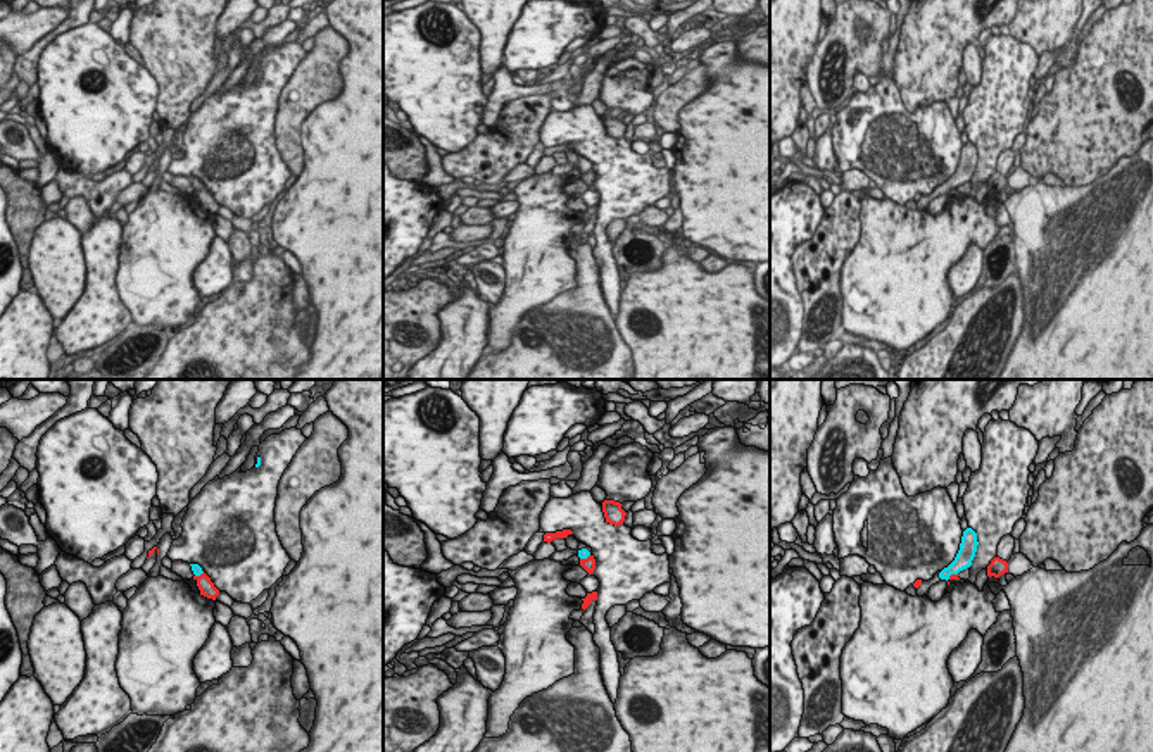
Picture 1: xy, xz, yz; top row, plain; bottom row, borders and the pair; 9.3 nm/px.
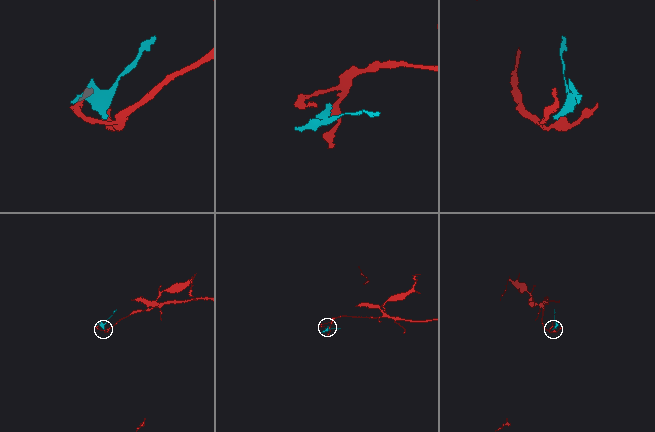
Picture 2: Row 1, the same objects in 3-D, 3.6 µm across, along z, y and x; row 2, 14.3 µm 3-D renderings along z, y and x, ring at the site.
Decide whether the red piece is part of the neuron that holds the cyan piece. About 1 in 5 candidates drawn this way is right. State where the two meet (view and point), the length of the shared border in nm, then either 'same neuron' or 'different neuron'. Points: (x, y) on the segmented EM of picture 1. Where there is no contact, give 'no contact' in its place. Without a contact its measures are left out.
yz (951, 573) | 110 nm | different neuron

